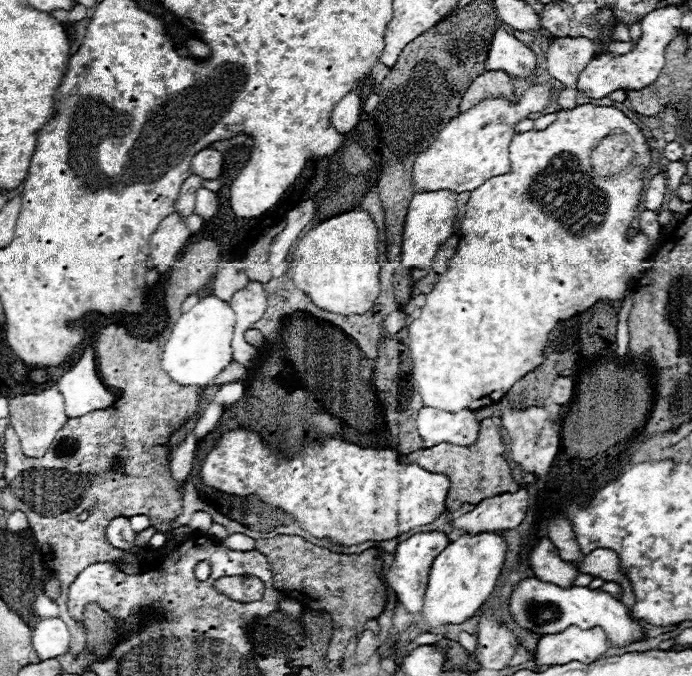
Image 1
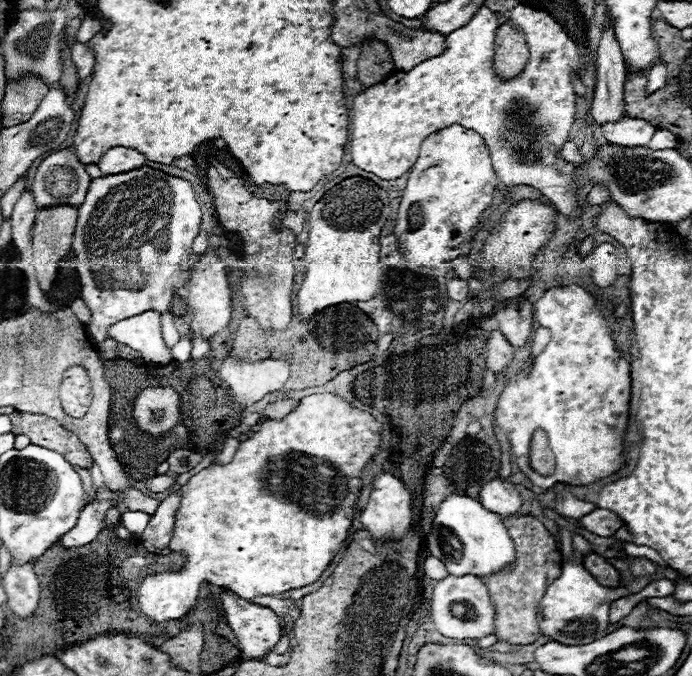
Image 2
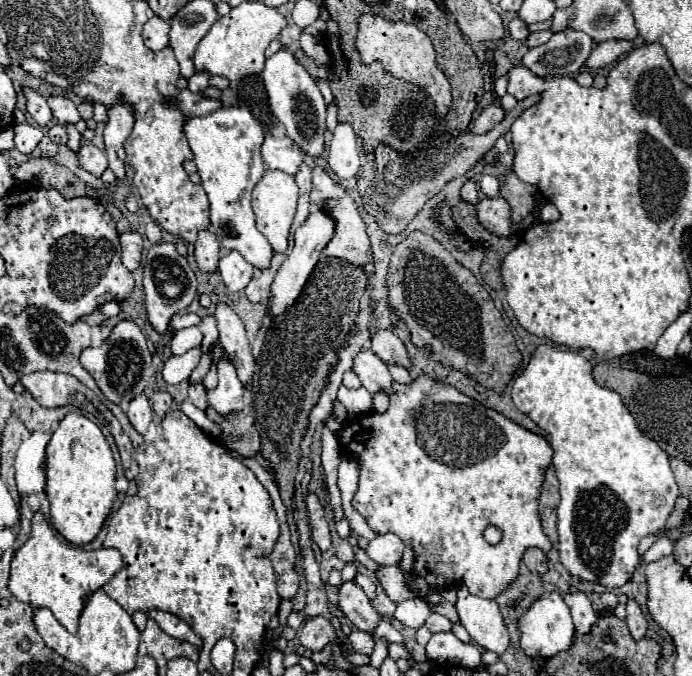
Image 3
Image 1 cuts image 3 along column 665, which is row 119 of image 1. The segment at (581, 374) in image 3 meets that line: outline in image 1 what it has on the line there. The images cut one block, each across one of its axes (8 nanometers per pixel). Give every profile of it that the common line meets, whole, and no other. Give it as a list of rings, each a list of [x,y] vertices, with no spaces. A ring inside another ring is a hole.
[[[548,82],[532,84],[514,102],[508,102],[502,96],[488,98],[472,106],[470,110],[454,116],[438,132],[434,142],[416,156],[412,164],[412,184],[418,190],[448,188],[454,192],[464,192],[464,190],[478,188],[480,184],[484,184],[484,180],[490,180],[492,176],[510,172],[508,146],[512,138],[518,134],[514,132],[514,126],[520,120],[528,118],[528,114],[544,110],[556,98],[555,90],[550,88]]]

